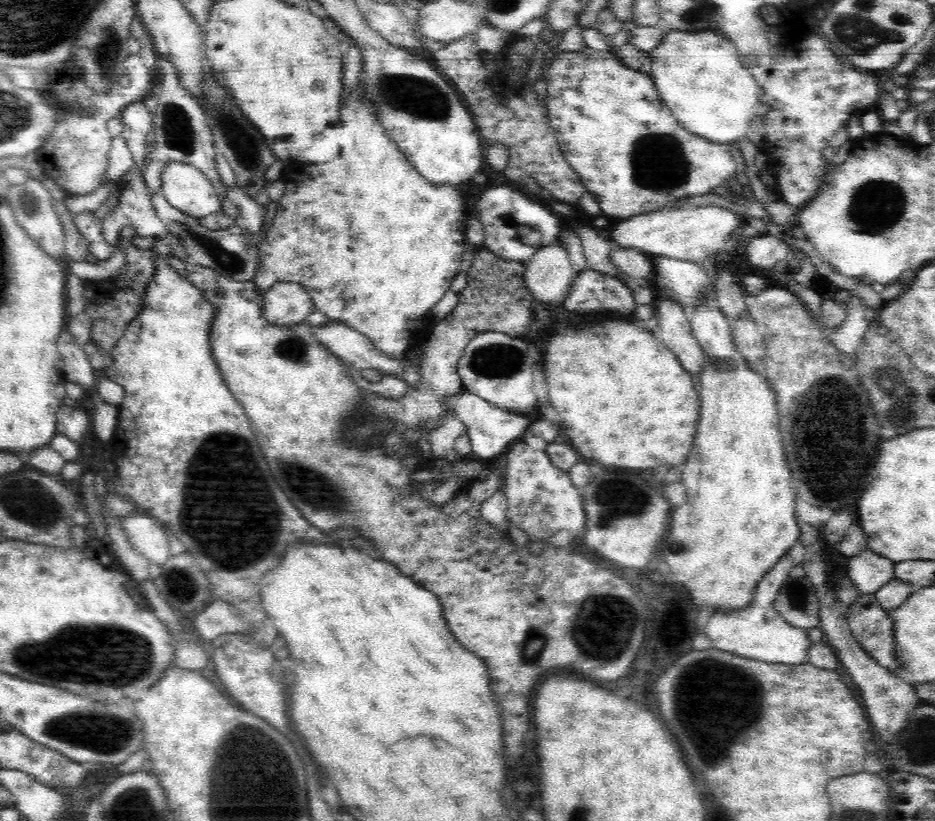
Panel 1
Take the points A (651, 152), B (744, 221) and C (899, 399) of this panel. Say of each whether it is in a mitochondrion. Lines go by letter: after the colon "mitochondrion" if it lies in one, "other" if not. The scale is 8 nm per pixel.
A: mitochondrion
B: other
C: mitochondrion

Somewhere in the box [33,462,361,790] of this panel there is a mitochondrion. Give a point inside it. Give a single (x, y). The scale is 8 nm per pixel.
(101, 732)

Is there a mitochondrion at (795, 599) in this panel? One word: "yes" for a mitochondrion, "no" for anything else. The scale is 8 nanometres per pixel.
yes

